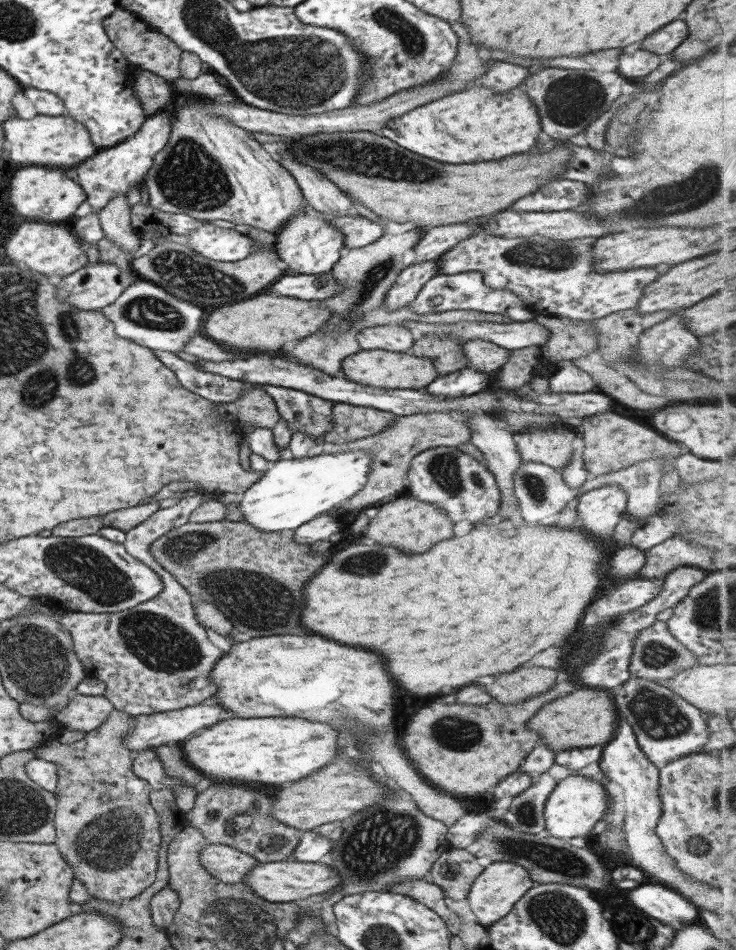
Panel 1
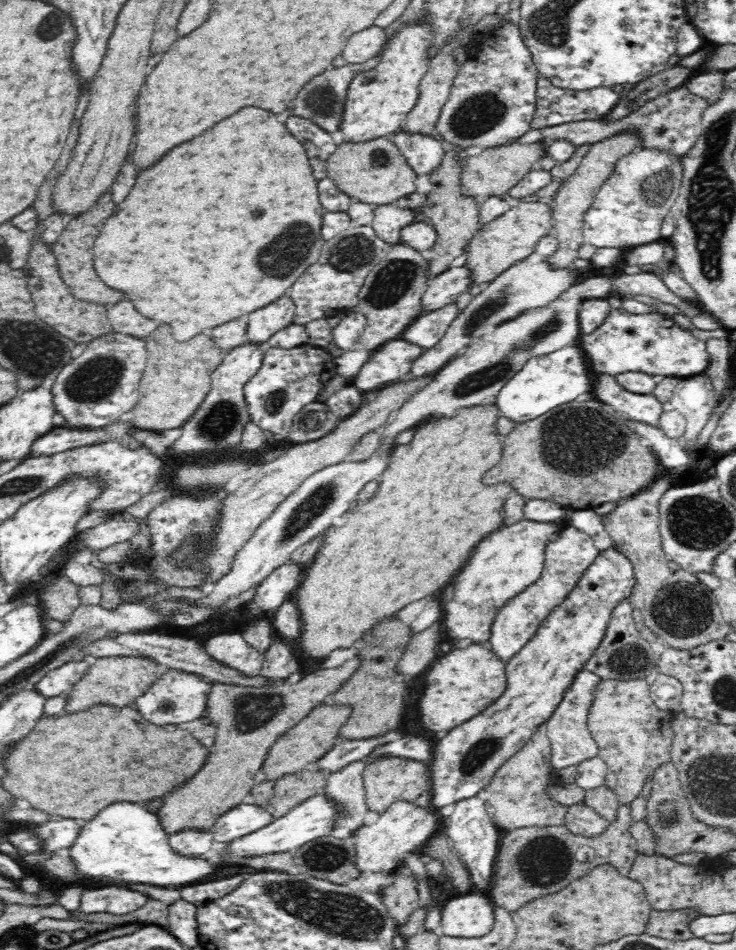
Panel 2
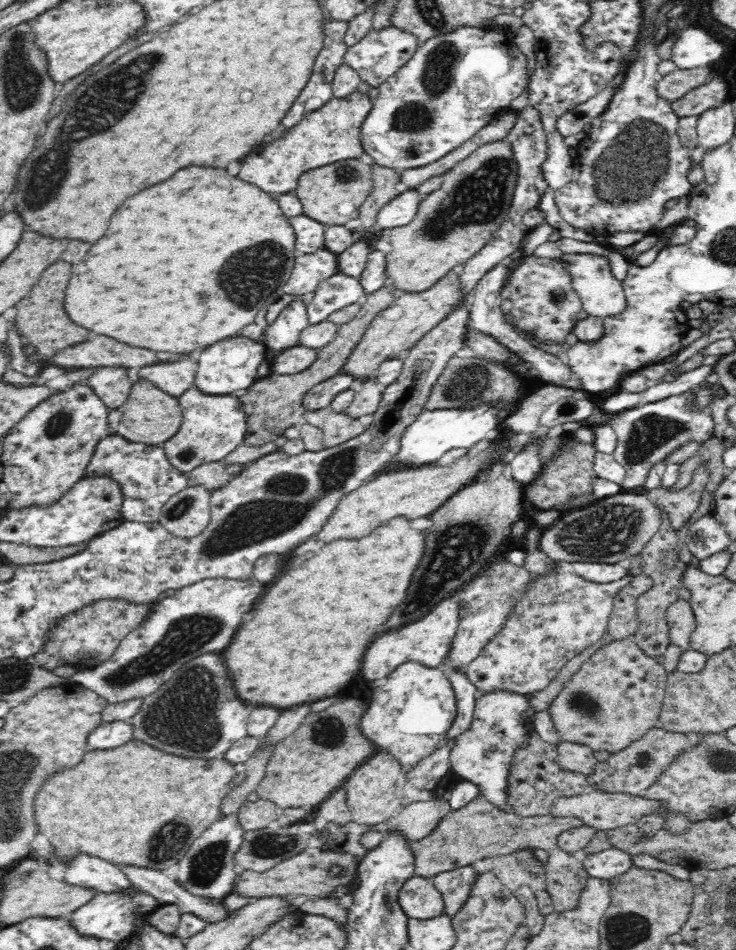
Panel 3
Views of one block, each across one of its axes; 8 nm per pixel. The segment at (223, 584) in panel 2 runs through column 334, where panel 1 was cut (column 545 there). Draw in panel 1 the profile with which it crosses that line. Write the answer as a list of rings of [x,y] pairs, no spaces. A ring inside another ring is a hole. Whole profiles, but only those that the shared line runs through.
[[[523,462],[512,472],[513,494],[521,512],[521,522],[538,525],[537,522],[545,520],[547,516],[553,516],[556,512],[562,512],[568,502],[577,495],[575,488],[569,488],[562,479],[560,471],[546,464],[536,462]]]

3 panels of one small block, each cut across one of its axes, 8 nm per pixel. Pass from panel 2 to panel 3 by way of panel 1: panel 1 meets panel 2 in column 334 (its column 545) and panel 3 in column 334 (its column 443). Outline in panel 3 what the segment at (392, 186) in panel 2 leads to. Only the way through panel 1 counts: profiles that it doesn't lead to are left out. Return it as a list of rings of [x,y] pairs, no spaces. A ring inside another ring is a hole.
[[[366,158],[338,160],[334,164],[304,172],[294,190],[302,201],[303,214],[325,226],[344,225],[353,218],[359,218],[359,208],[373,187],[374,163],[374,160]]]

